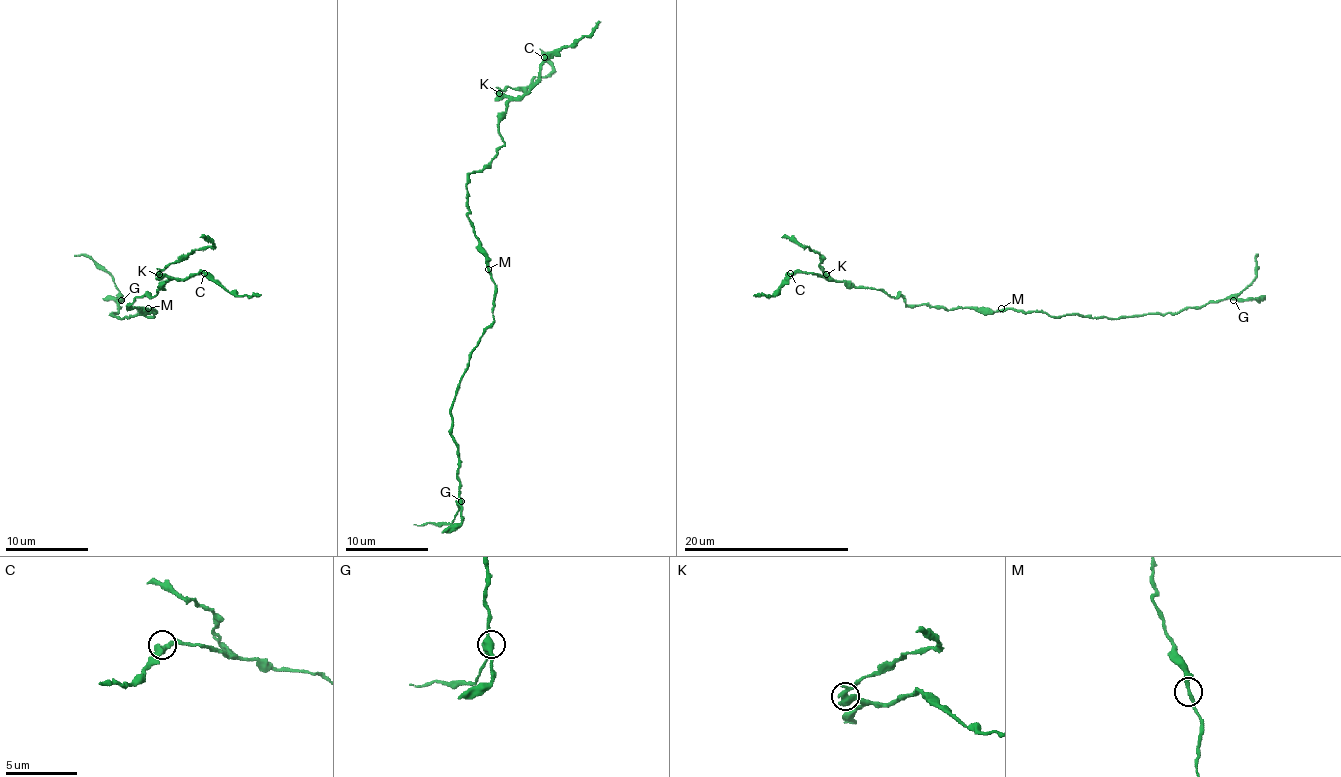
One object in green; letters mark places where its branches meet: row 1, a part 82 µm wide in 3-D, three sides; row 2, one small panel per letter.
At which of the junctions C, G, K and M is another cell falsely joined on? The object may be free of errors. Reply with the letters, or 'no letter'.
K

